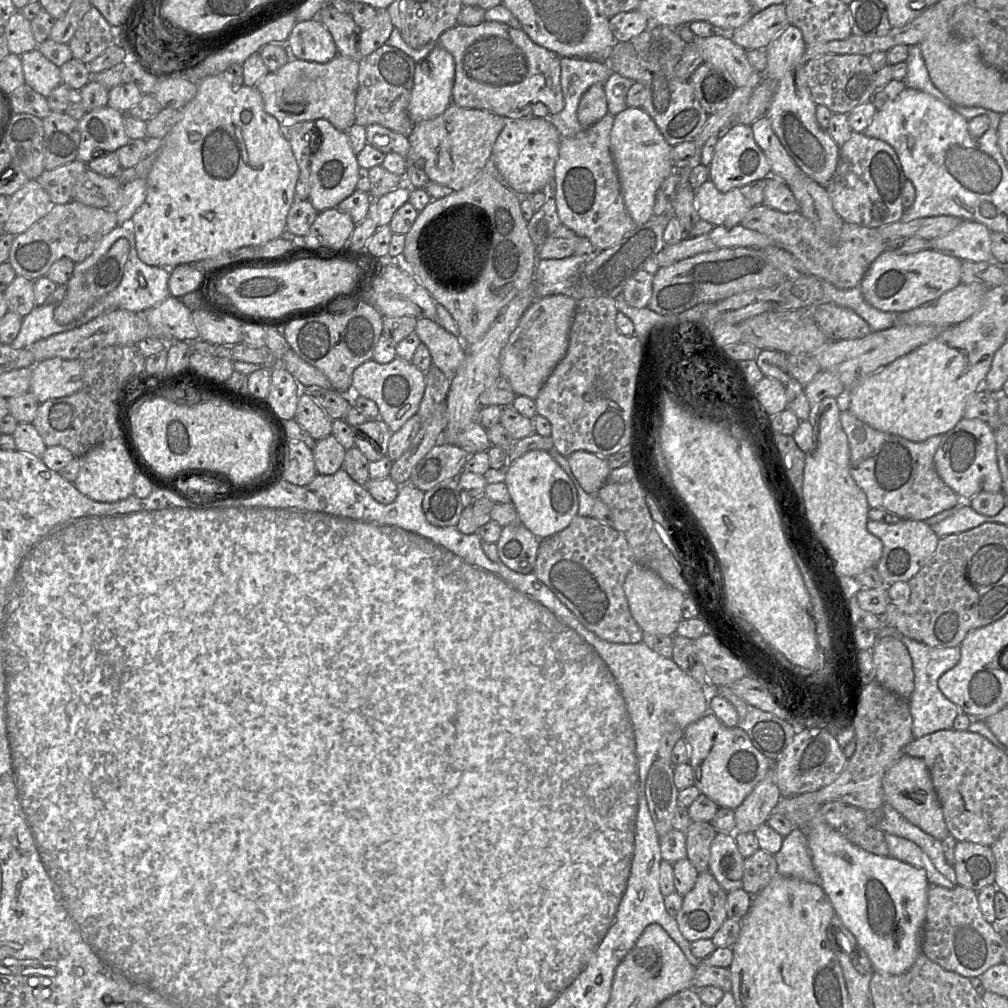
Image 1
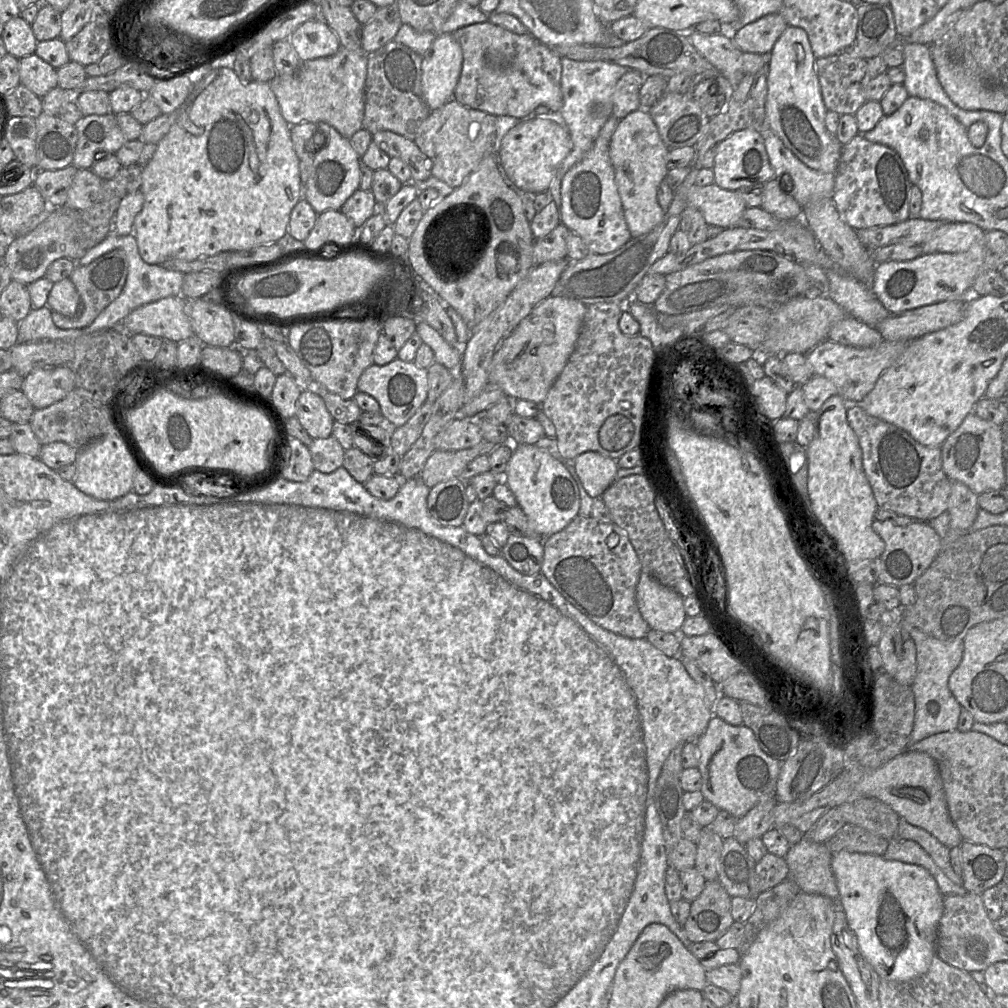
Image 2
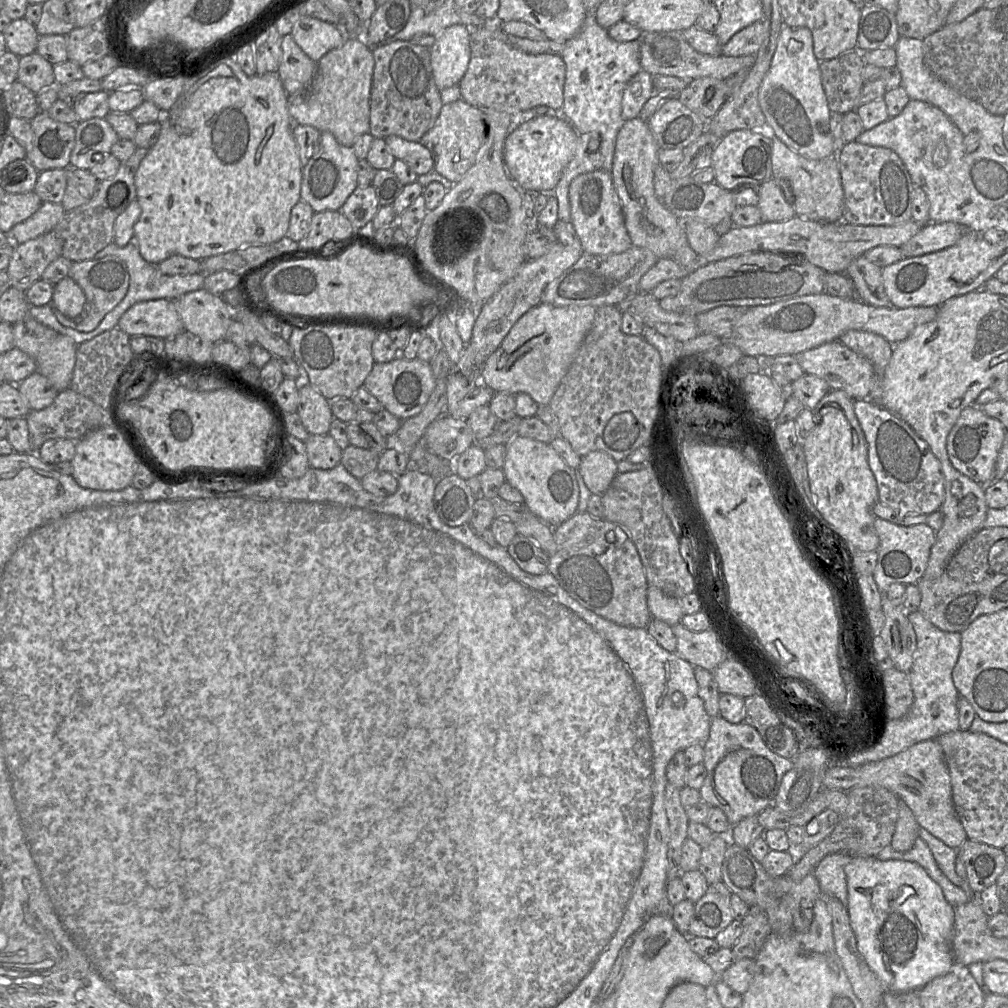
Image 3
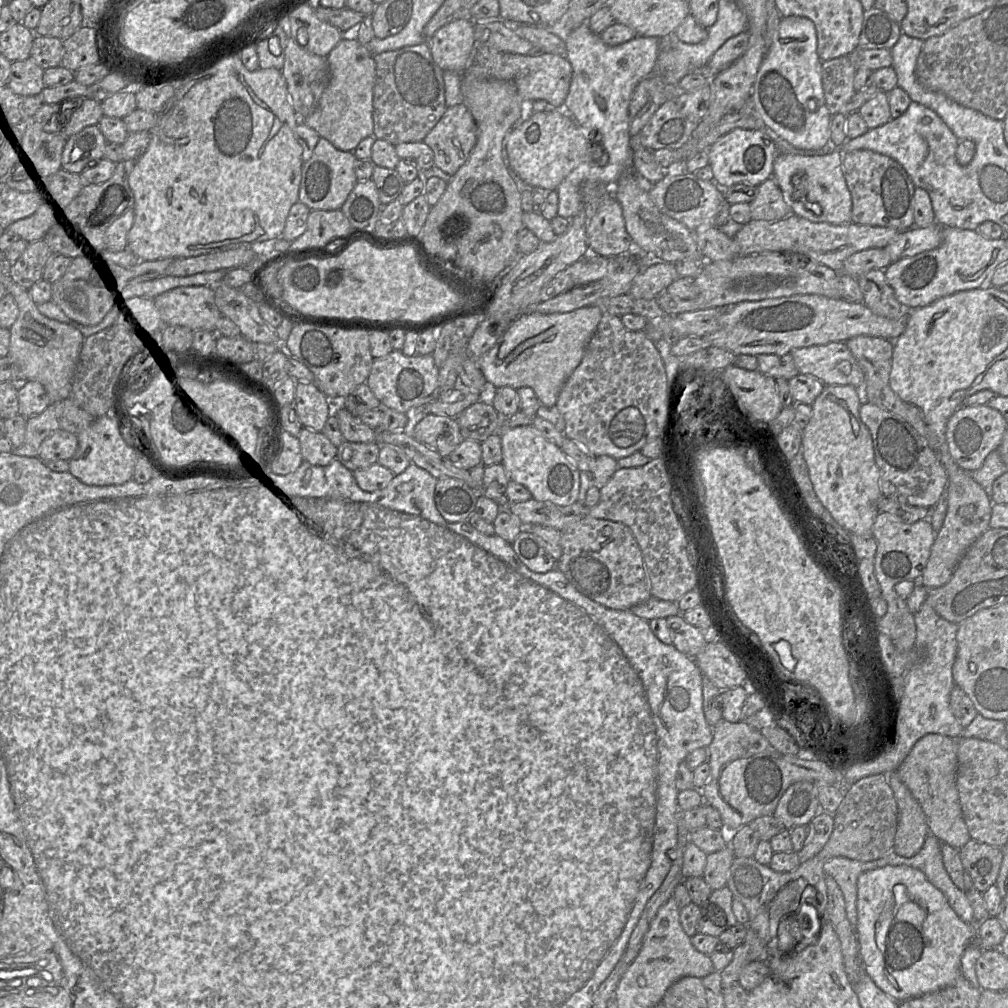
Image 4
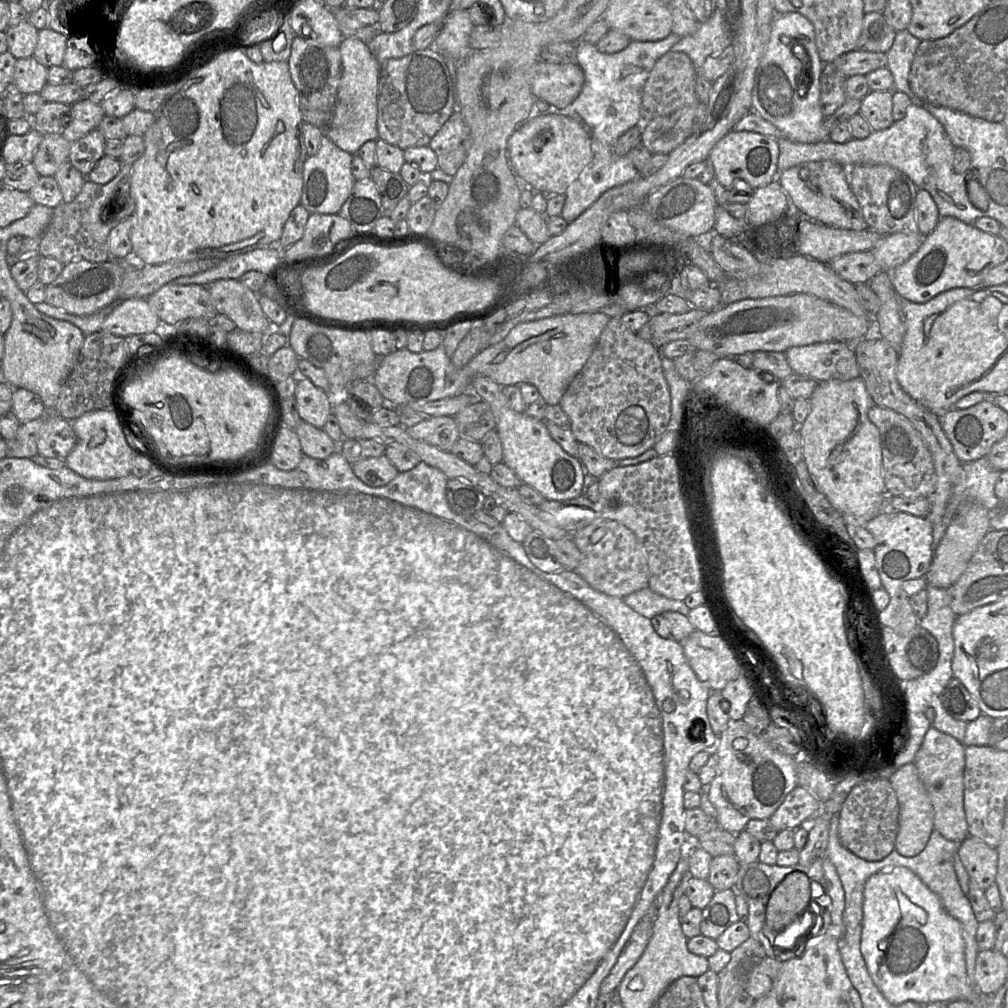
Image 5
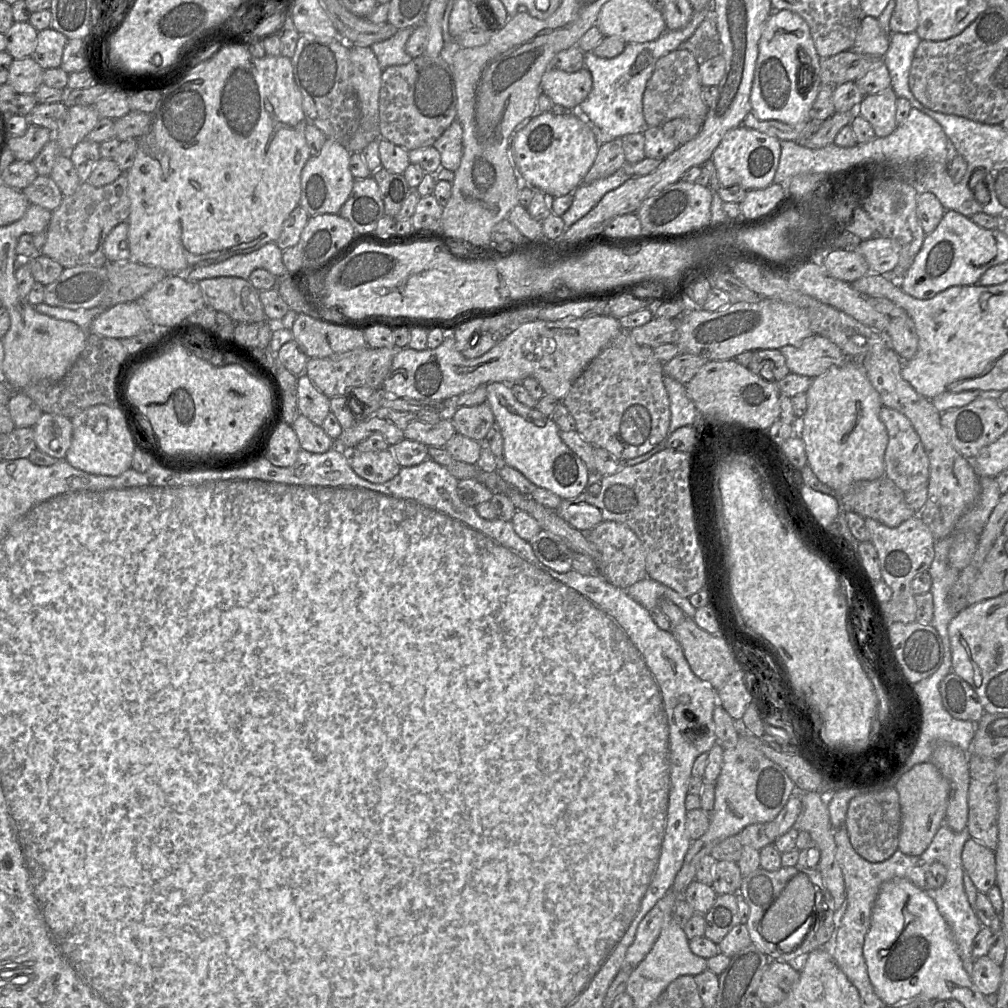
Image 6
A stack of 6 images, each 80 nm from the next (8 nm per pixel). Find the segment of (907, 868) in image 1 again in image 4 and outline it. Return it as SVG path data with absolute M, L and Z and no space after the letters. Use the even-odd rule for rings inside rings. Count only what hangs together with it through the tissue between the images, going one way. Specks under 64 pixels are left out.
M884 866L862 873L857 880L857 925L856 935L860 949L860 956L863 960L866 973L871 977L874 983L896 1001L904 1001L913 997L921 996L926 993L934 992L954 984L962 975L961 958L967 945L975 940L975 925L962 921L956 912L949 905L944 894L931 884L923 872L907 866Z

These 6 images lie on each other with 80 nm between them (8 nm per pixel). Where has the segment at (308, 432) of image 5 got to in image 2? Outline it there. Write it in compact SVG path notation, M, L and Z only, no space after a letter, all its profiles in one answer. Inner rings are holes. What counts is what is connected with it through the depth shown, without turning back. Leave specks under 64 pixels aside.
M332 435L313 439L308 449L315 470L332 473L343 464L345 450Z

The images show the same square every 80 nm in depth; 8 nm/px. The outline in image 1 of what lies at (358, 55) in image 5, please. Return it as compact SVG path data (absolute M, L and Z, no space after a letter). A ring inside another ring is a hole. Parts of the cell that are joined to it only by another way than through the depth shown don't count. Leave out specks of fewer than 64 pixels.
M337 55L330 62L321 64L317 62L309 62L305 60L299 60L297 58L291 58L284 66L274 72L269 72L267 75L262 77L257 84L254 86L261 93L263 99L263 105L265 111L277 119L280 126L290 126L302 121L316 121L317 119L328 120L336 129L347 132L350 127L355 124L355 99L358 88L358 72L359 72L359 61L353 60L347 56Z

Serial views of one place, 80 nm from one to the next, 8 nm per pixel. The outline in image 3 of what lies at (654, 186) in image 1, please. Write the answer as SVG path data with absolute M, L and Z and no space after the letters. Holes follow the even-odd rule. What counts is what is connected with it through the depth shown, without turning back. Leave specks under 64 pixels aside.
M640 117L625 121L617 135L610 173L621 202L625 227L632 241L632 245L647 248L658 258L673 258L676 251L682 246L688 244L688 241L681 220L664 206L654 191L653 176L655 167L657 164L660 164L658 161L659 150L660 148L649 129L647 121Z

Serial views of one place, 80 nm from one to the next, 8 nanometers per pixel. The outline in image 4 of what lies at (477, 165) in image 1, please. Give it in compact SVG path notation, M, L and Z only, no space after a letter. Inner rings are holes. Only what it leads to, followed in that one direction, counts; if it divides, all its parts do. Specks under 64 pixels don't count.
M462 103L448 107L424 142L434 154L434 166L453 177L468 161L476 145L476 122Z

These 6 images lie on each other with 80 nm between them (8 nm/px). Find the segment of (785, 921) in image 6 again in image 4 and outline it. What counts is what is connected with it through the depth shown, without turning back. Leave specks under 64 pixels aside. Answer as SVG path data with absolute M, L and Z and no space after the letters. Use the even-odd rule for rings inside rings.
M804 878L791 881L783 886L769 905L769 936L778 946L778 928L782 920L789 919L801 905L801 898L808 883Z

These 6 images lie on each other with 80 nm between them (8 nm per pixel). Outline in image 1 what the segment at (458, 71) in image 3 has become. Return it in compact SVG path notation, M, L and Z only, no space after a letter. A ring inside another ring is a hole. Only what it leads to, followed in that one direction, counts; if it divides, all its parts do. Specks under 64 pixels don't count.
M437 45L424 59L416 62L408 114L414 124L433 119L452 103L455 77L453 56Z

